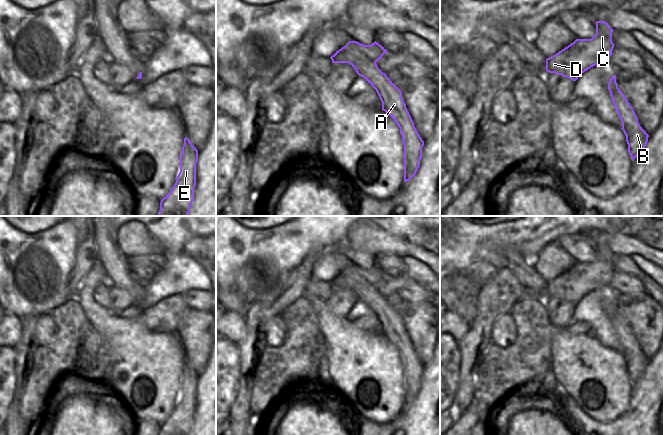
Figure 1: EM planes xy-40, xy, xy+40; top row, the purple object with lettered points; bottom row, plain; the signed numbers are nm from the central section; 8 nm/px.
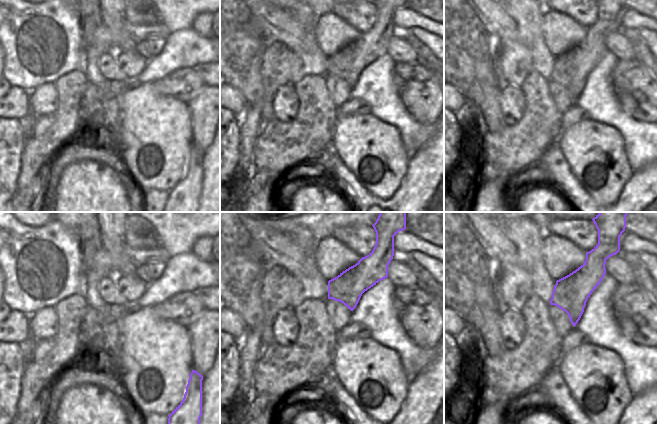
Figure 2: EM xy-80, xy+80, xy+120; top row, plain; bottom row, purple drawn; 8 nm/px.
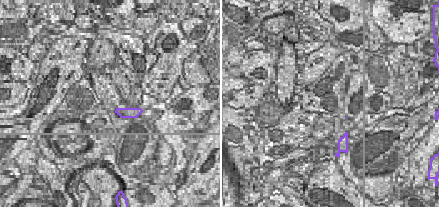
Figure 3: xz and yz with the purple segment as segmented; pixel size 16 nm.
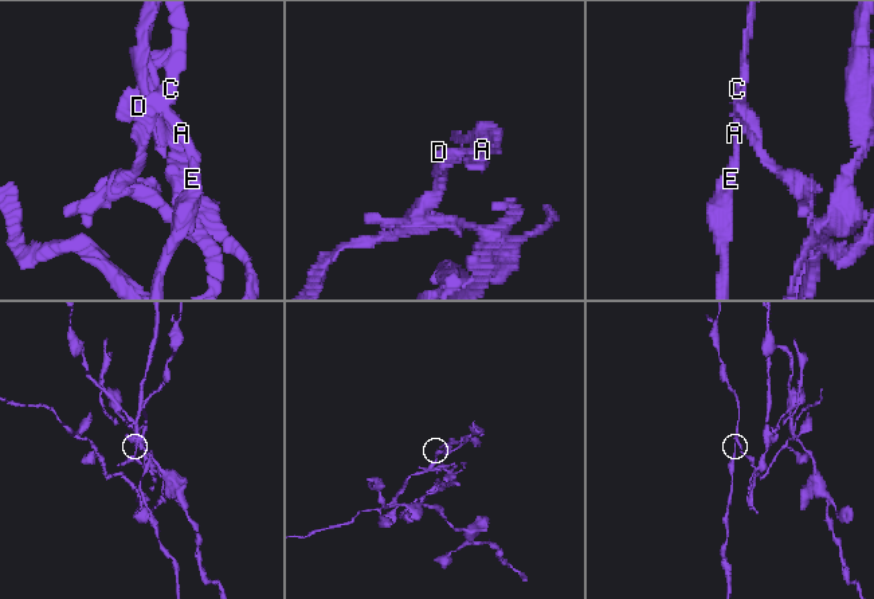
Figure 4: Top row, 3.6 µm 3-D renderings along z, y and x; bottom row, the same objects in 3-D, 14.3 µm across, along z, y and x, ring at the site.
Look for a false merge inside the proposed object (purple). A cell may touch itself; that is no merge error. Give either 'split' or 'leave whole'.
split

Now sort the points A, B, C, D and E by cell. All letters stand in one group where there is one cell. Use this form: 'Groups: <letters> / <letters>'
Groups: A B E / C D

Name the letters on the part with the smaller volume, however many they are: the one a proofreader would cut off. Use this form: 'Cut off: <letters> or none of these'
Cut off: A, B, E

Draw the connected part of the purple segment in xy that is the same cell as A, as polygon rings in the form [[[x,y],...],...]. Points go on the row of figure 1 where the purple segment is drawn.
[[[349,41],[346,45],[348,63],[377,92],[382,110],[385,111],[400,128],[404,144],[404,182],[416,174],[422,158],[424,141],[418,134],[414,122],[406,108],[401,90],[383,73],[377,64],[364,54],[364,45]]]

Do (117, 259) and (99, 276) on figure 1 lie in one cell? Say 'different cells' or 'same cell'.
different cells

